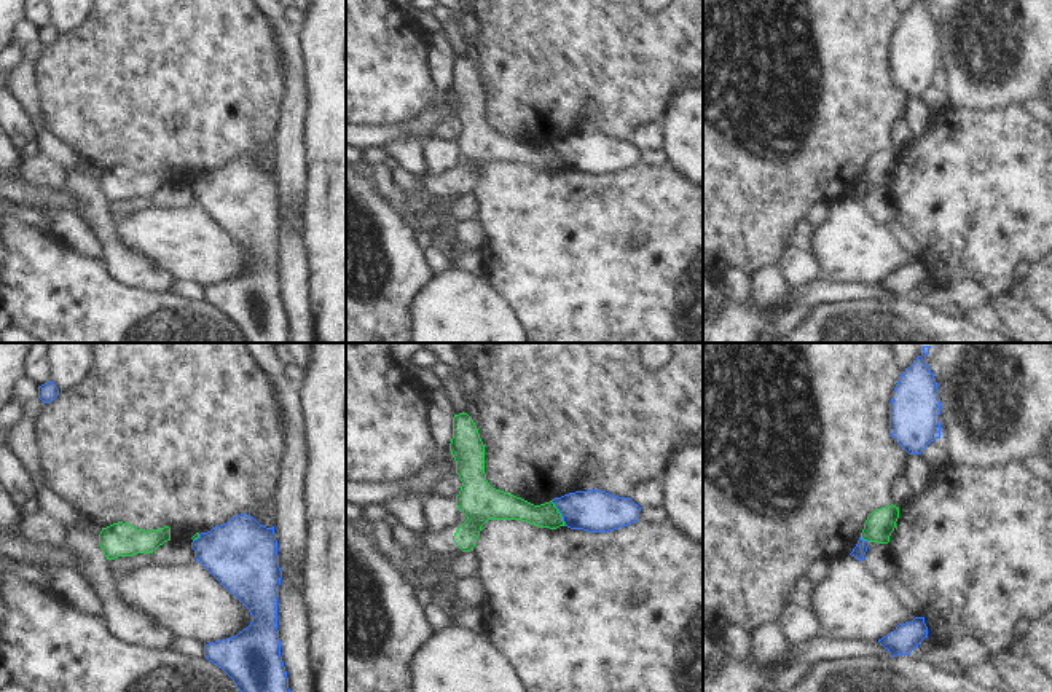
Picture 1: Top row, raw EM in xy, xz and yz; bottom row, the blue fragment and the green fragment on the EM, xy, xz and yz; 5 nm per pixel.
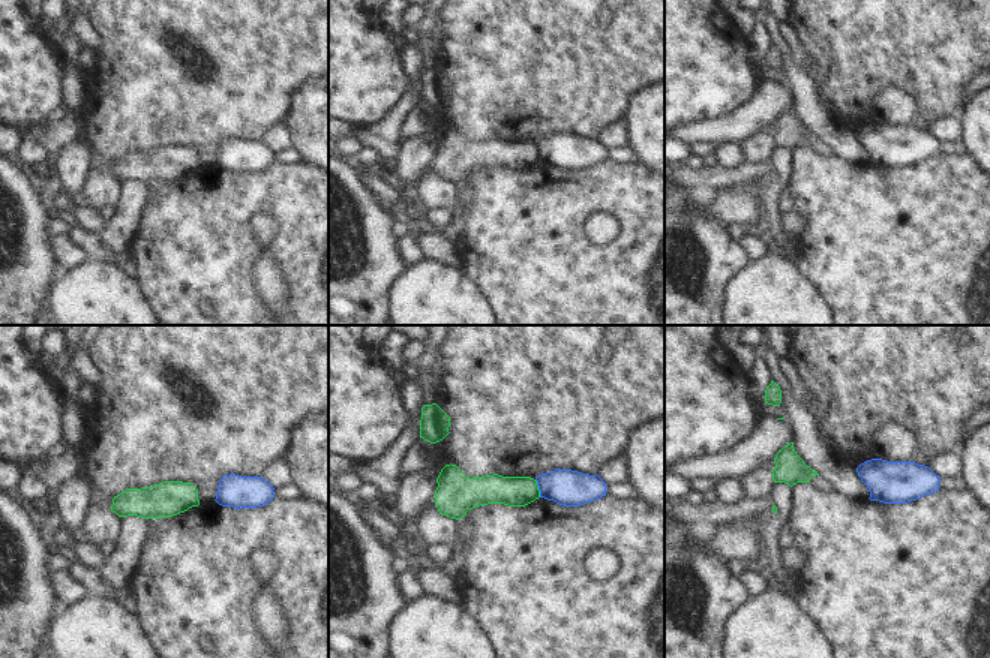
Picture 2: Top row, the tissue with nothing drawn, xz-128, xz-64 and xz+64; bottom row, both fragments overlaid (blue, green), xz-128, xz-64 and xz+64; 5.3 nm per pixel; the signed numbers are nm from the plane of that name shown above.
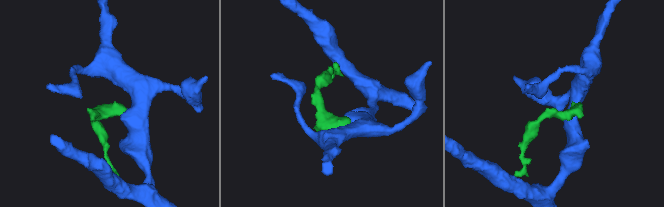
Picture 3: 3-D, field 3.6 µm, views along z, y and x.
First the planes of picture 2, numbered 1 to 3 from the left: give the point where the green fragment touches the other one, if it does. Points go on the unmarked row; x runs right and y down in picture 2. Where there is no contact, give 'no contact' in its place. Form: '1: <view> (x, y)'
1: no contact
2: xz-64 (539, 153)
3: no contact

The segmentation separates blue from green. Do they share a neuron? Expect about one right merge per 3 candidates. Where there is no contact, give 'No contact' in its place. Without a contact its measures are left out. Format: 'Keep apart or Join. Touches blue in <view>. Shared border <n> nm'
Keep apart. Touches blue in xz. Shared border 150 nm

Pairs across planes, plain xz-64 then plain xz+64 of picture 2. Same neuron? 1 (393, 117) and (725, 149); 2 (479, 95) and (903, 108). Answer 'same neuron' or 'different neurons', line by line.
1: same neuron
2: different neurons

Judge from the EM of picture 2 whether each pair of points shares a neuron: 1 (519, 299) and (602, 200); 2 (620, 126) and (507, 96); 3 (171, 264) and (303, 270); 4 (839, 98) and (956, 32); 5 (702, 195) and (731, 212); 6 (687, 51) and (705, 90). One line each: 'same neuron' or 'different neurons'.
1: same neuron
2: different neurons
3: same neuron
4: same neuron
5: different neurons
6: same neuron

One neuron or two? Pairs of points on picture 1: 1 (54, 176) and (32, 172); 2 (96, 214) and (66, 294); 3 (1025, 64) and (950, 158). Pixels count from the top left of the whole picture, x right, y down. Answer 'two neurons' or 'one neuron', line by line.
1: one neuron
2: two neurons
3: two neurons

